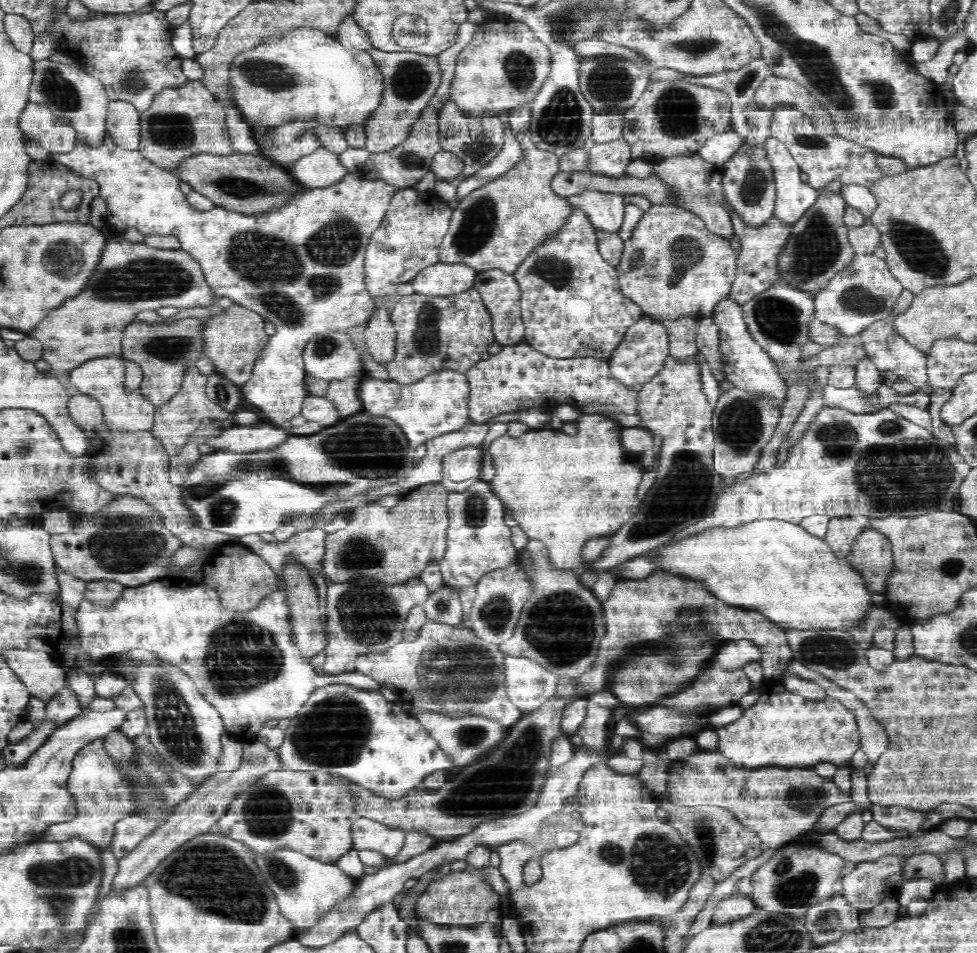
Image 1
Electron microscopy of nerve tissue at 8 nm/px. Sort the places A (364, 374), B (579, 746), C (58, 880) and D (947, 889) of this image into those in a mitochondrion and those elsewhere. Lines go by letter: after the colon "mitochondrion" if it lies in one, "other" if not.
A: other
B: other
C: mitochondrion
D: other

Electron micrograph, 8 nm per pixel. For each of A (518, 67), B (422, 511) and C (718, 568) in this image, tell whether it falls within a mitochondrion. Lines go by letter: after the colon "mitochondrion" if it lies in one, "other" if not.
A: mitochondrion
B: other
C: other

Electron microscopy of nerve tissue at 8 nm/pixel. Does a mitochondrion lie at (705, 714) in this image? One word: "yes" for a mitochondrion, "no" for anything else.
no

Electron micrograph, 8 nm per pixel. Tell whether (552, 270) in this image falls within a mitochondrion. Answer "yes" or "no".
yes

